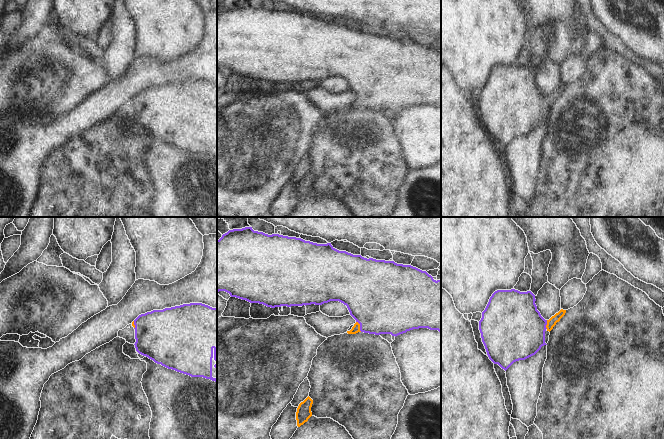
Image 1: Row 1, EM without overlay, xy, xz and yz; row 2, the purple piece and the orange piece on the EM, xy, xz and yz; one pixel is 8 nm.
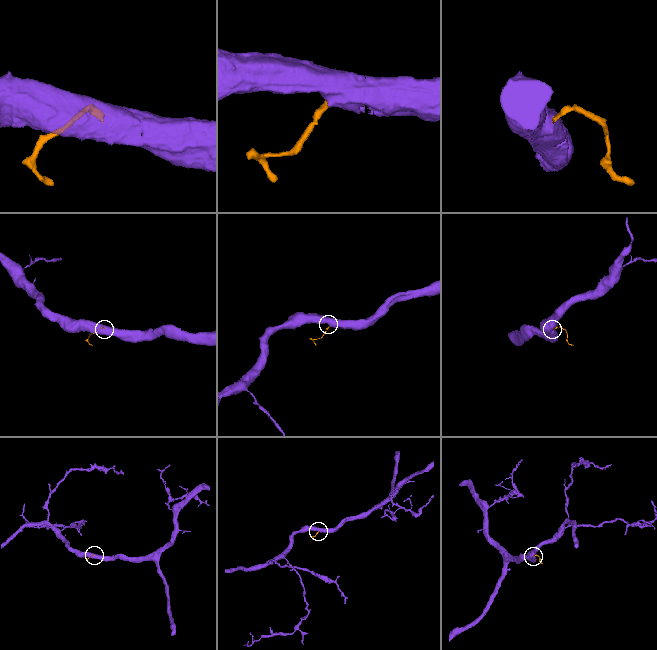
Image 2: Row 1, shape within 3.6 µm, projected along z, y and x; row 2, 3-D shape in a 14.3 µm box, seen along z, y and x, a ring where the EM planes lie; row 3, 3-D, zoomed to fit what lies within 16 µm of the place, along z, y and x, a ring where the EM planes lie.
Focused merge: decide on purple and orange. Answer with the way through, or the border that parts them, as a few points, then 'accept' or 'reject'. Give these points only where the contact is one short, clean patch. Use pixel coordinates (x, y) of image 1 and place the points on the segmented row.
way xz (380, 302), (360, 326), (355, 329); accept

